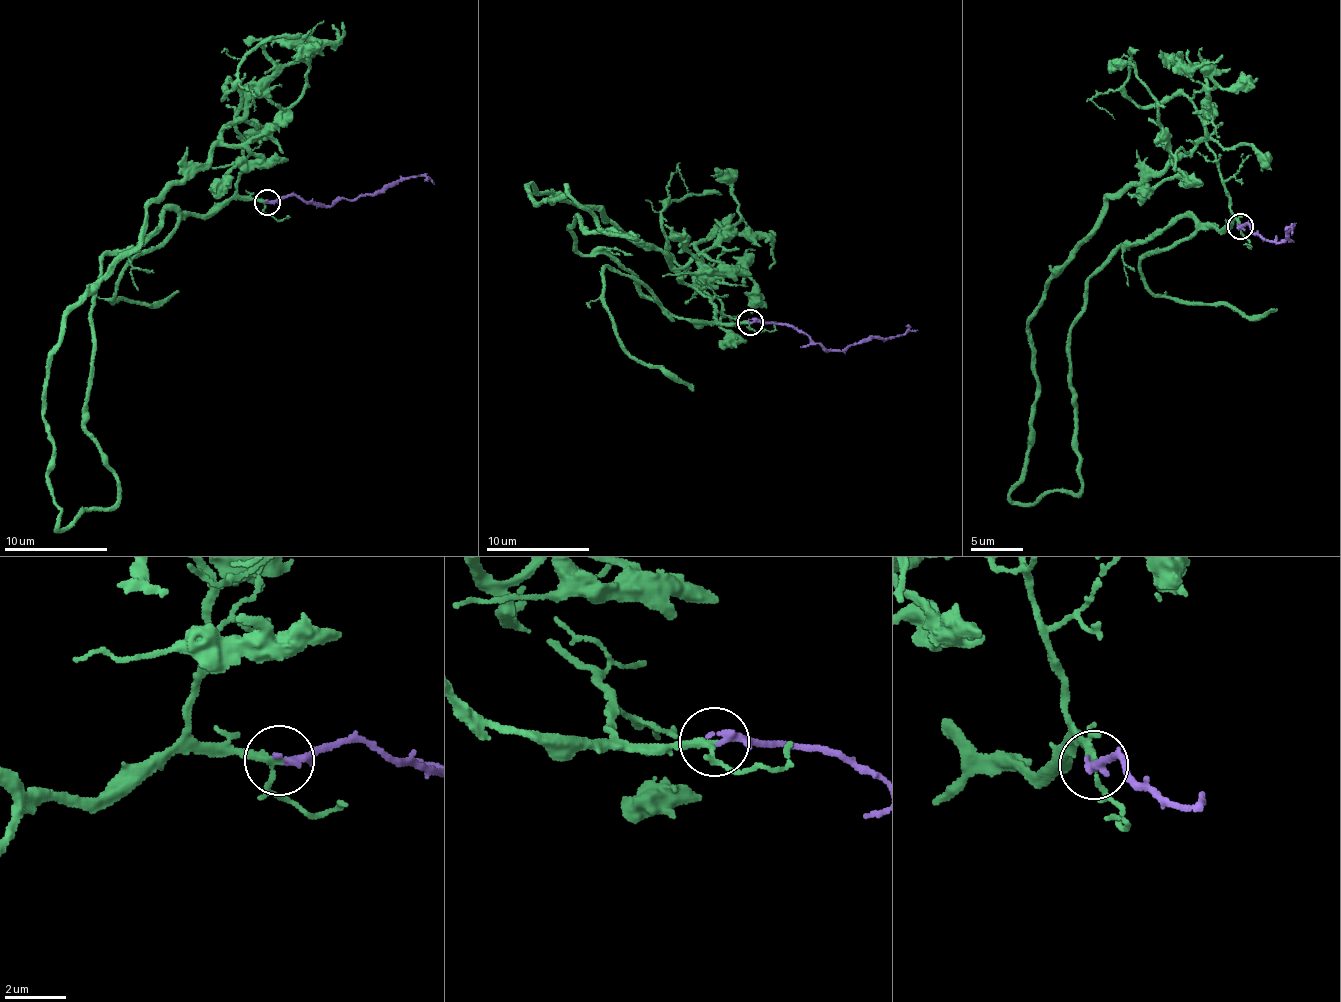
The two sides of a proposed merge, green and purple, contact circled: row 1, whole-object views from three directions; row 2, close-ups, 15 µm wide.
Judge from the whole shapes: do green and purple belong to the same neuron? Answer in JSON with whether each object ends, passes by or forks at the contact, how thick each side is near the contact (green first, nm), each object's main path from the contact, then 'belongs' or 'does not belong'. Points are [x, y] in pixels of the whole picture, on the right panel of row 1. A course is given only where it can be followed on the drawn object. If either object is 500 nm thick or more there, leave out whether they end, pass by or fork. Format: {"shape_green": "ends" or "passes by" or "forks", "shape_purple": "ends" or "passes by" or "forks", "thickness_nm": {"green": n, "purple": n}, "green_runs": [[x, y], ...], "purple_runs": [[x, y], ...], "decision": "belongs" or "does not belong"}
{"shape_green": "passes by", "shape_purple": "ends", "thickness_nm": {"green": 190, "purple": 260}, "green_runs": [[1240, 226], [1175, 219], [1124, 245], [1087, 282], [1087, 308], [1071, 329], [1081, 489], [1012, 502], [1021, 482]], "purple_runs": [[1240, 226], [1250, 224], [1265, 240], [1289, 241], [1292, 225], [1291, 235]], "decision": "belongs"}

